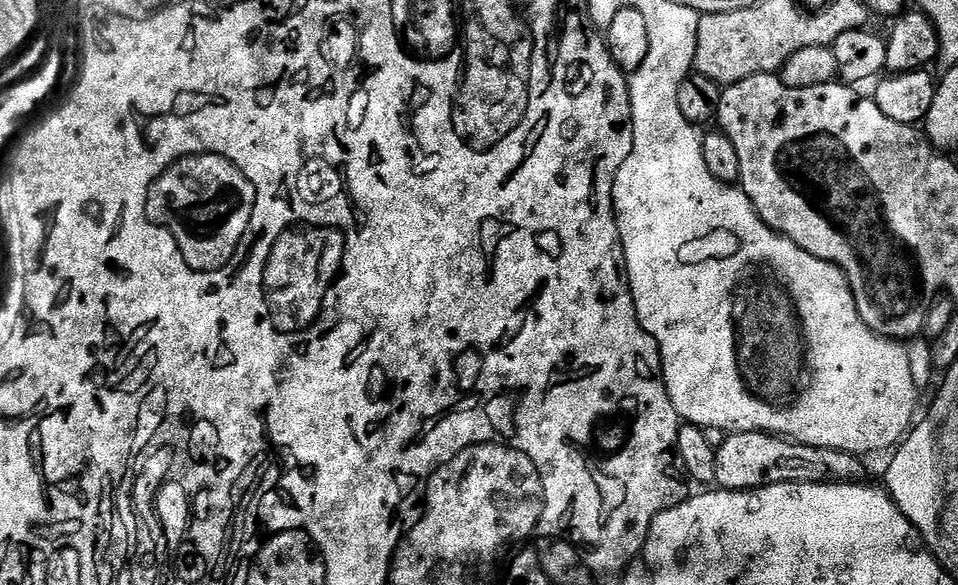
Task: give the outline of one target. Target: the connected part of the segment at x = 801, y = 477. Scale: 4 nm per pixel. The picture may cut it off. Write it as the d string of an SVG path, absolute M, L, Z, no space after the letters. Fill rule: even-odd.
M734 432L723 437L716 449L716 484L729 492L747 492L750 488L765 488L768 484L838 484L856 482L864 472L865 461L850 452L835 452L829 448L815 448L797 444L787 438L766 432Z

